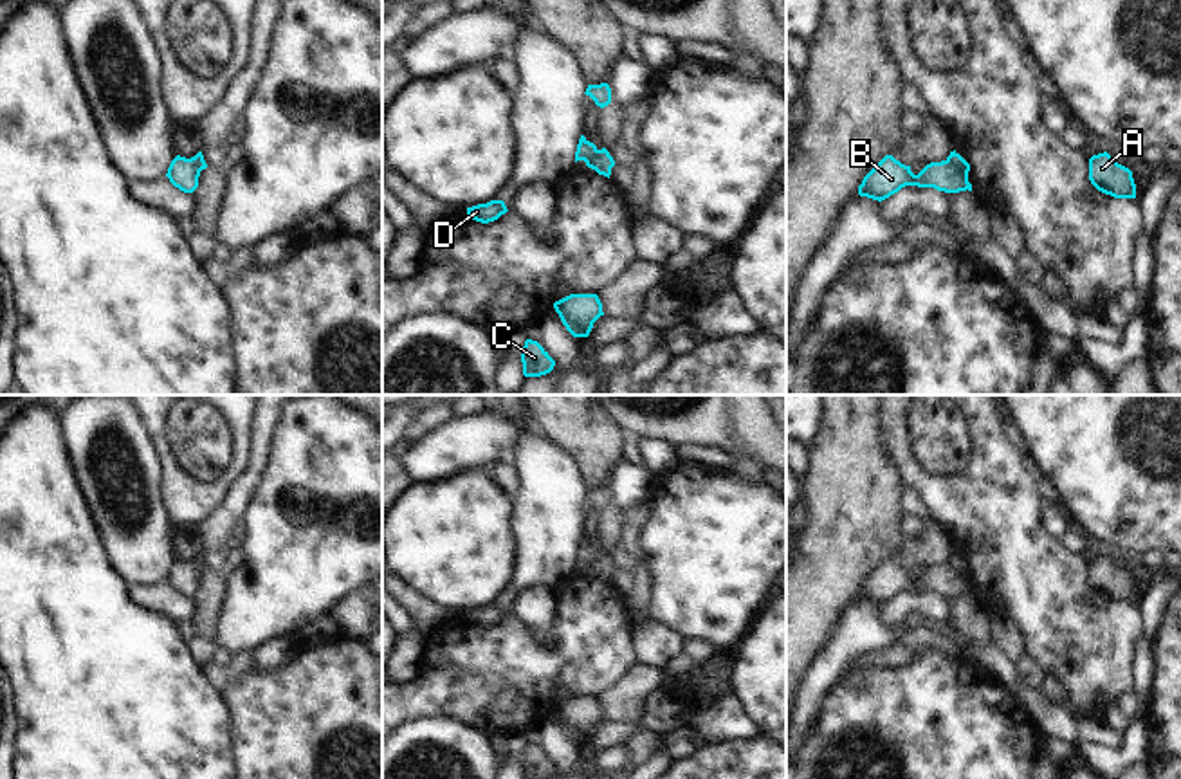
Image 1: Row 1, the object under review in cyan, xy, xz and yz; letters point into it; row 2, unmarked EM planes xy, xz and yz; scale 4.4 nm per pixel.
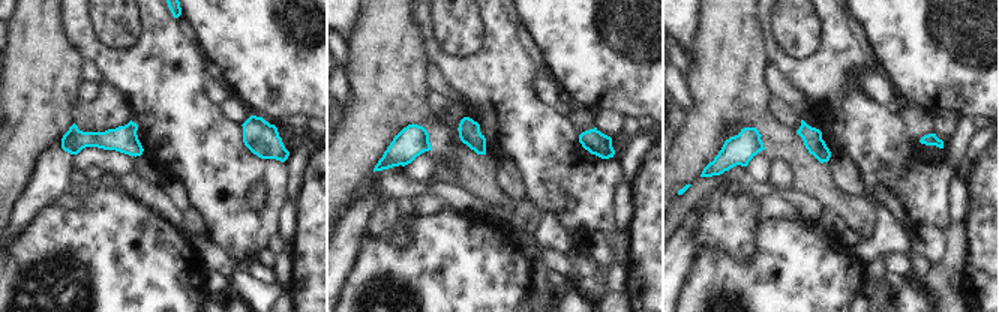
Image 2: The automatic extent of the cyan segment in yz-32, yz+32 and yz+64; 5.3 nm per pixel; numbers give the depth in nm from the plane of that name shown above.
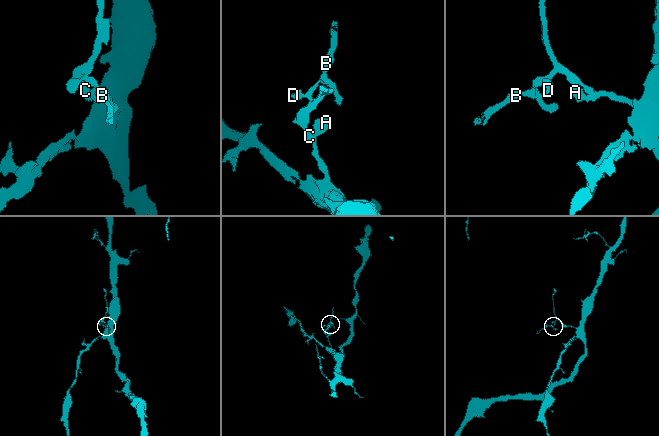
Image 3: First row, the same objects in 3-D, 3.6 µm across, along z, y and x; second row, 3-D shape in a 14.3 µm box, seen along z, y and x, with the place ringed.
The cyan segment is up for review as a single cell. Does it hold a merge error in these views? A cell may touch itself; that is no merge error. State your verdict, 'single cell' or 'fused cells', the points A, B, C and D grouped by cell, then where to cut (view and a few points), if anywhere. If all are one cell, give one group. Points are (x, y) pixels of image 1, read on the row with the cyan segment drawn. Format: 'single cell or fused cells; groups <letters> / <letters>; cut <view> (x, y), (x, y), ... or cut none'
fused cells; groups A C D / B; cut yz (945, 161), (963, 177), (969, 188)

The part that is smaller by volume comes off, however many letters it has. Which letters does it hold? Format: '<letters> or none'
B

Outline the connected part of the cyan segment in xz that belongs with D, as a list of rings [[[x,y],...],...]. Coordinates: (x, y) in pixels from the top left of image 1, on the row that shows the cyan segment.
[[[490,200],[487,204],[478,204],[478,206],[467,207],[469,218],[481,222],[481,224],[494,222],[507,211],[508,209],[503,200]]]

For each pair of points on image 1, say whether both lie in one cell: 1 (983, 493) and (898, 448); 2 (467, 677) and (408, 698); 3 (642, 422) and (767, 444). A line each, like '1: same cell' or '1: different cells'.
1: same cell
2: same cell
3: same cell

